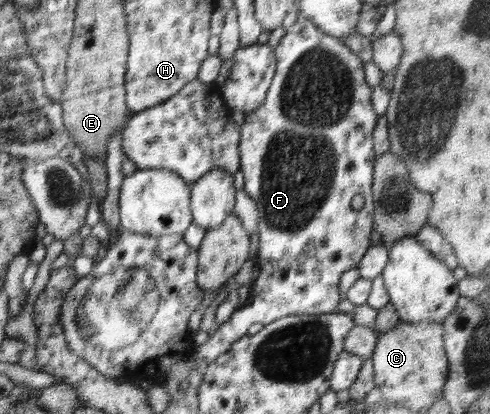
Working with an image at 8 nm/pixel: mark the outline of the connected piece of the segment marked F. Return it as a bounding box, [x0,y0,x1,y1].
[188,16,378,371]

